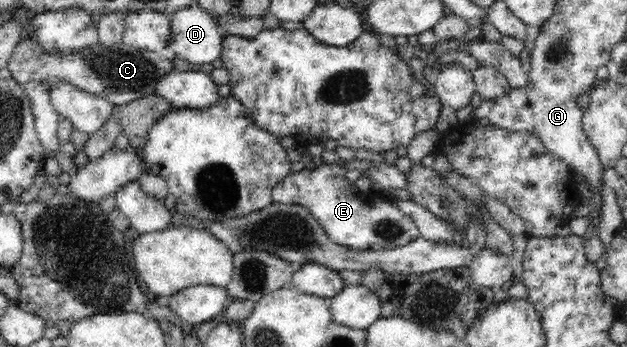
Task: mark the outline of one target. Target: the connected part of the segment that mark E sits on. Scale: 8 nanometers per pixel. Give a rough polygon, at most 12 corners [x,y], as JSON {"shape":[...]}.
{"shape":[[340,162],[292,172],[273,203],[308,209],[332,243],[393,249],[420,237]]}

